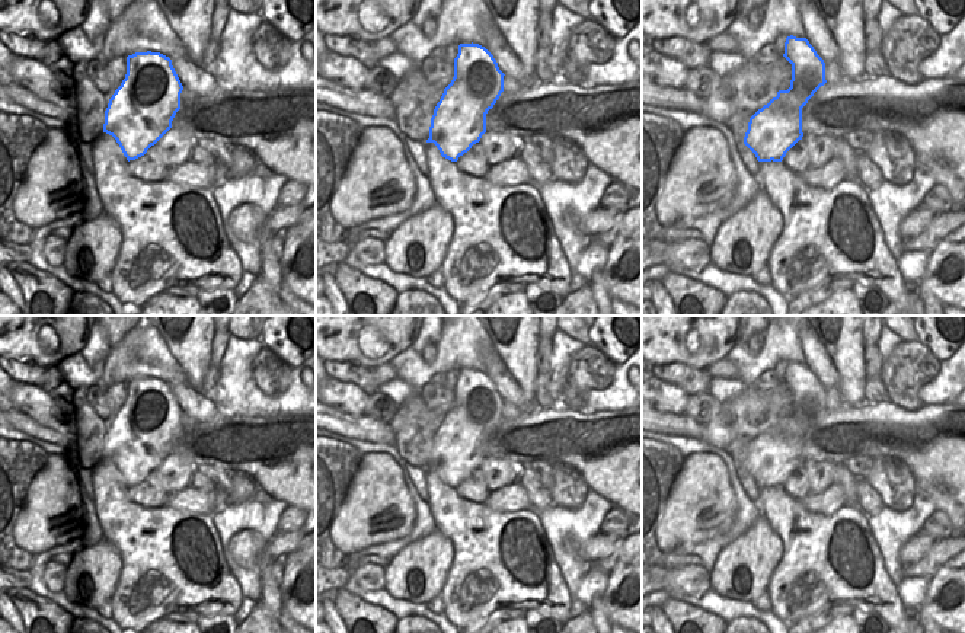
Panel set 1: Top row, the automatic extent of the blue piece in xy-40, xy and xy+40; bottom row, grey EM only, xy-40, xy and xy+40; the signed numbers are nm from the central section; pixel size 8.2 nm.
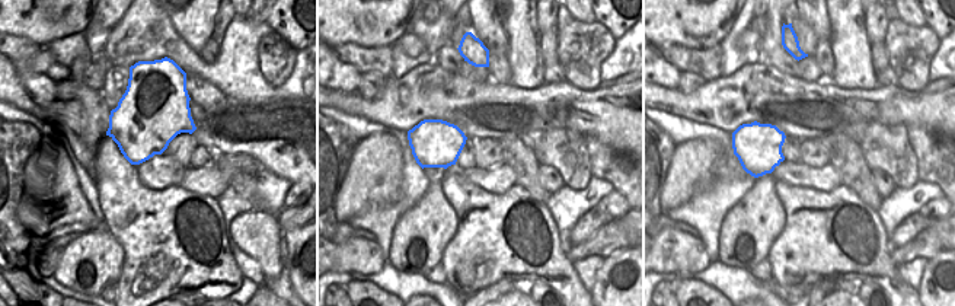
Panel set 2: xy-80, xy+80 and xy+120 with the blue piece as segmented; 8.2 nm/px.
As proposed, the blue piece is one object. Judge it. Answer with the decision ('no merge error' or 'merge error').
no merge error

